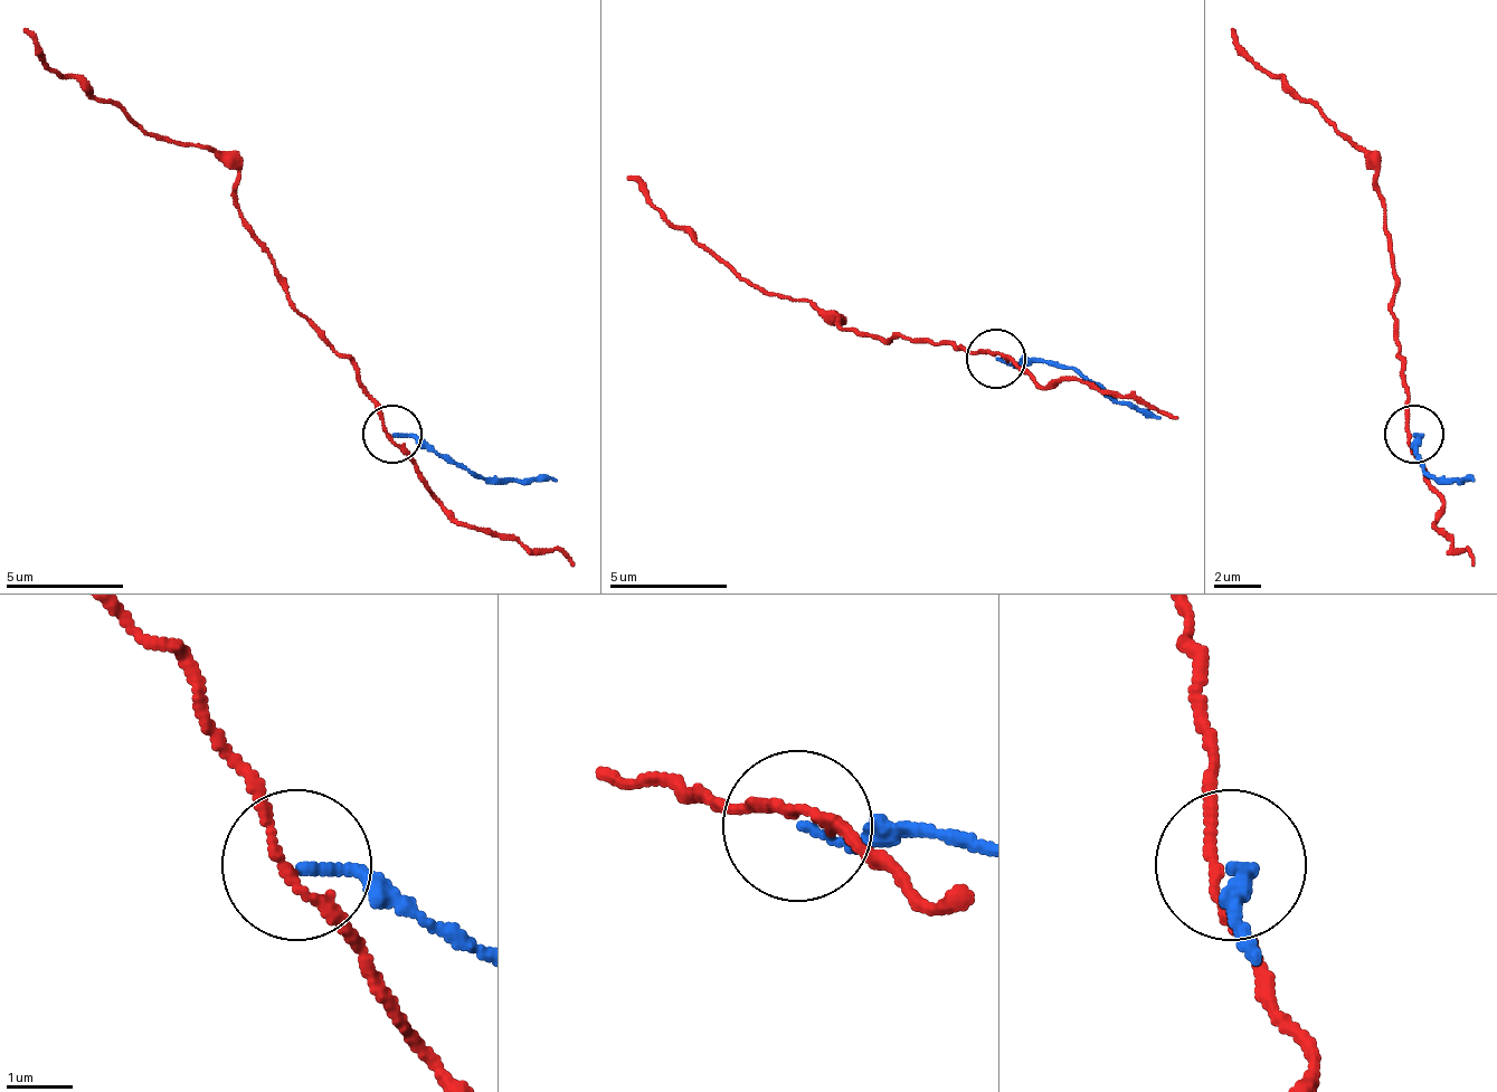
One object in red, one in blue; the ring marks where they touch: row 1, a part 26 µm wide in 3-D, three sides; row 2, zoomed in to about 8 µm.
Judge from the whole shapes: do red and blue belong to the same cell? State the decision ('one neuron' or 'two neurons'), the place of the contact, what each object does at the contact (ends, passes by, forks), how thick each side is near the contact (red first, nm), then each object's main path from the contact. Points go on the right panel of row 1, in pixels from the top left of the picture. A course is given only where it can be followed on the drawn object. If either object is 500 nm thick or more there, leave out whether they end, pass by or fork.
two neurons; at (1414, 434); red passes by; blue ends there; 130 nm thick on the red side, 110 nm on the other; red runs (1410, 435), (1410, 400), (1398, 288), (1368, 159), (1333, 123), (1269, 76), (1233, 29); blue runs (1415, 435), (1421, 435), (1415, 453), (1433, 476), (1475, 476)

